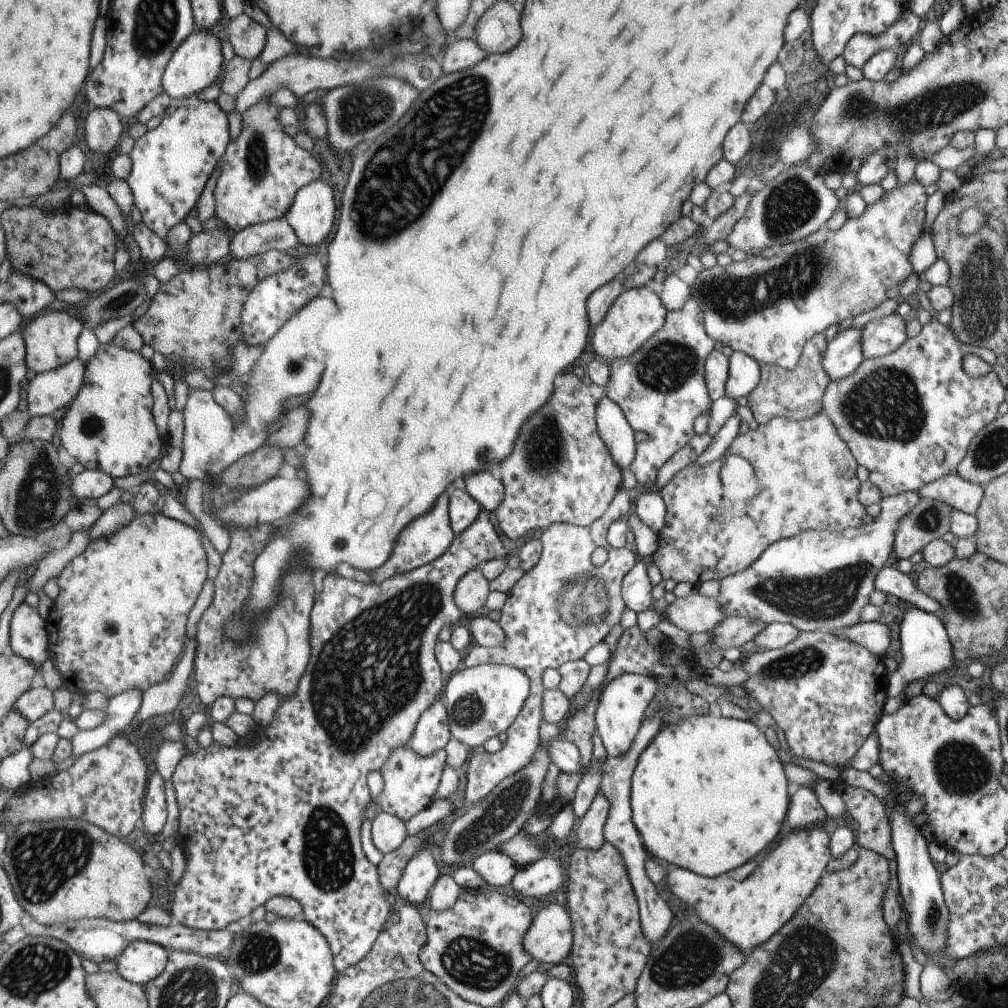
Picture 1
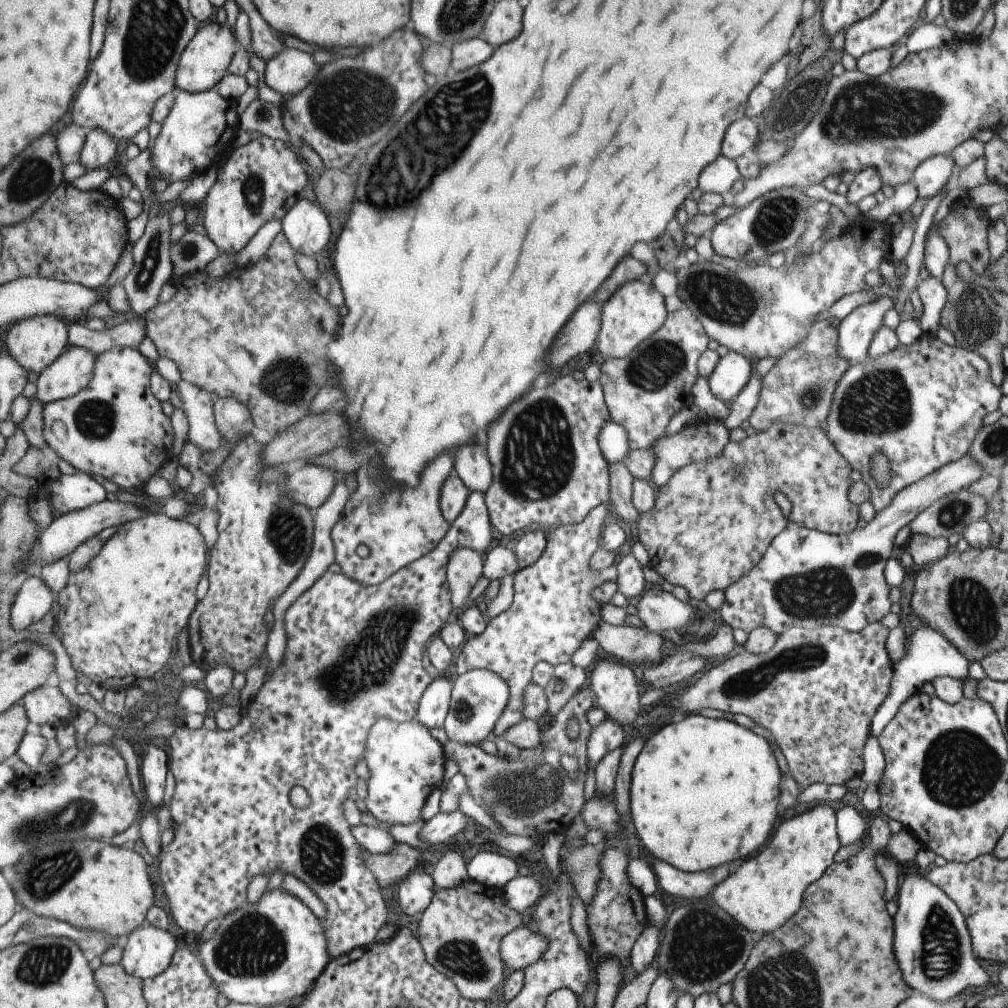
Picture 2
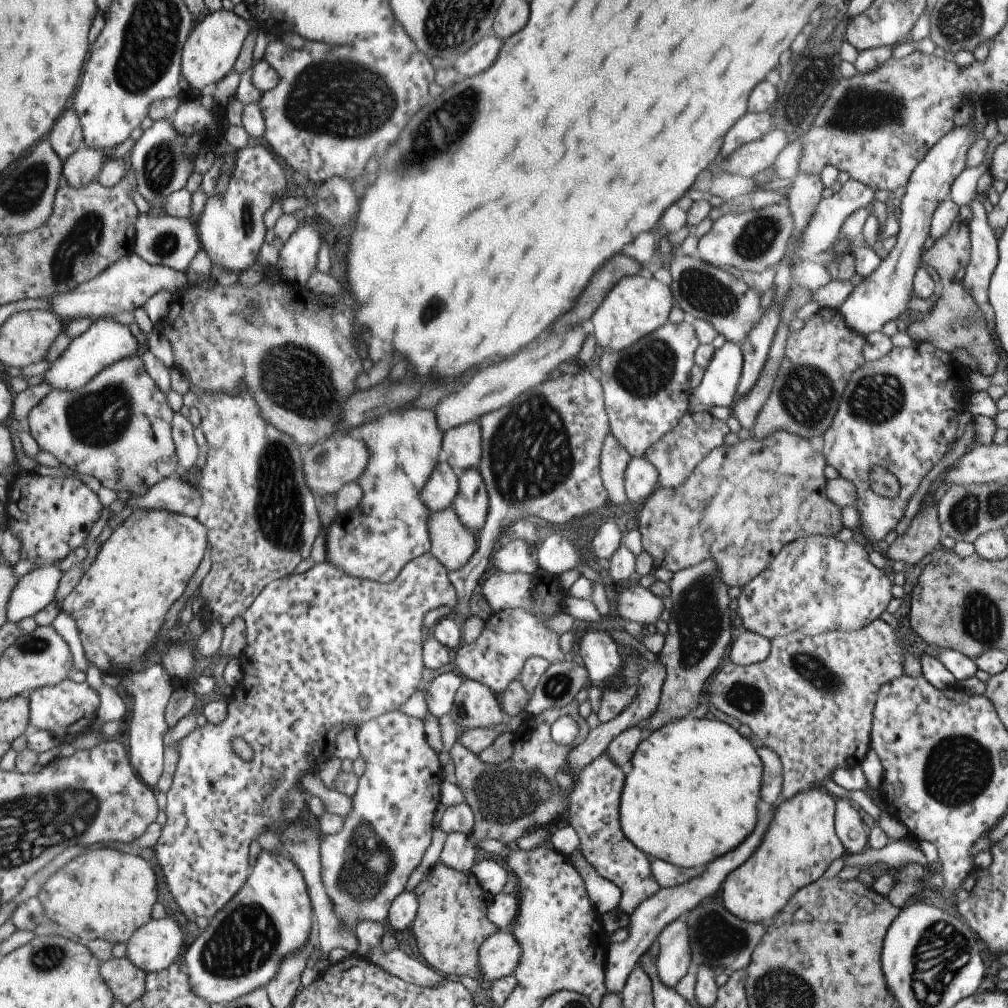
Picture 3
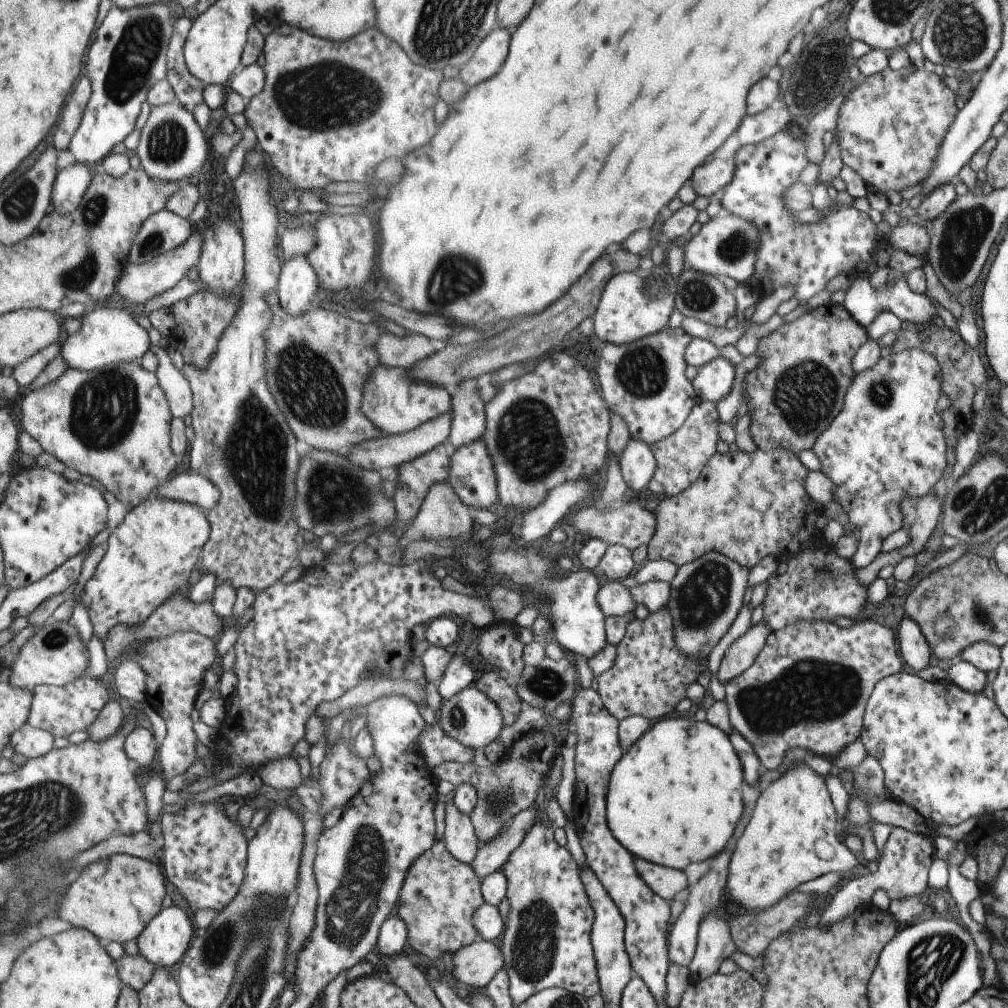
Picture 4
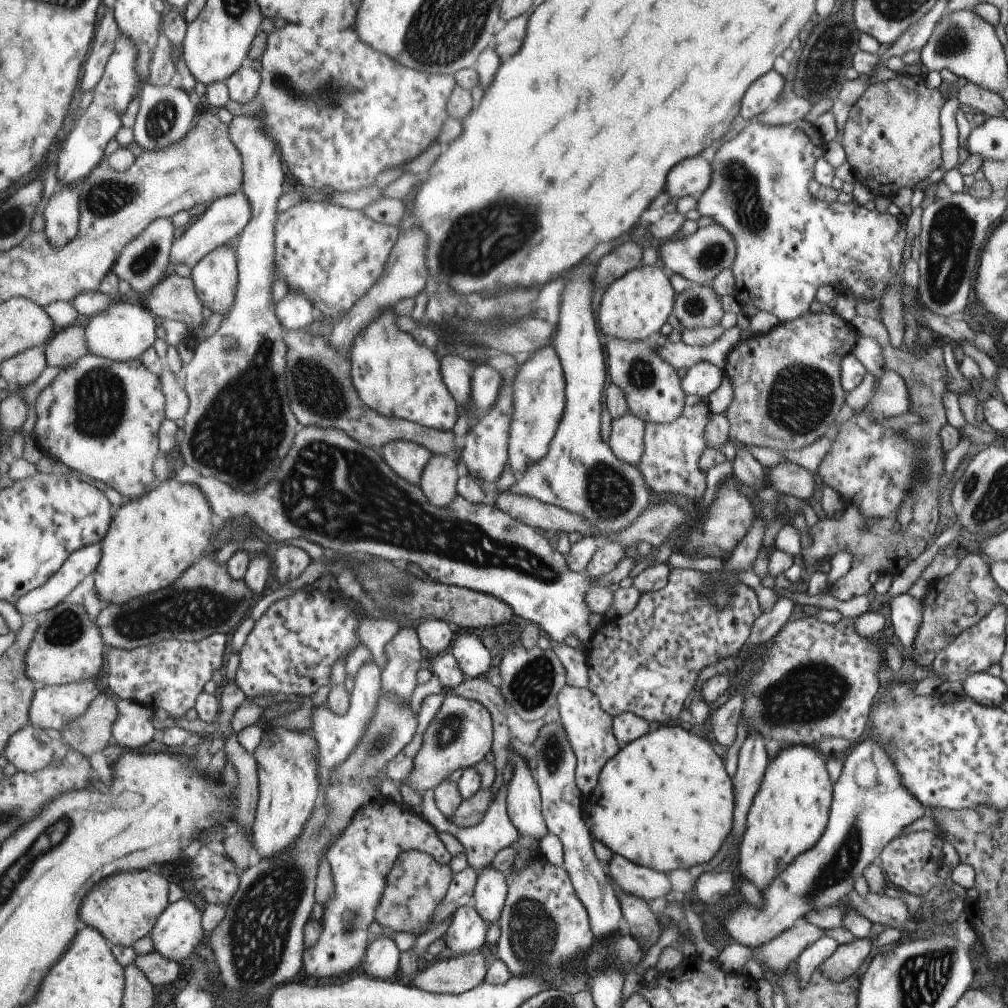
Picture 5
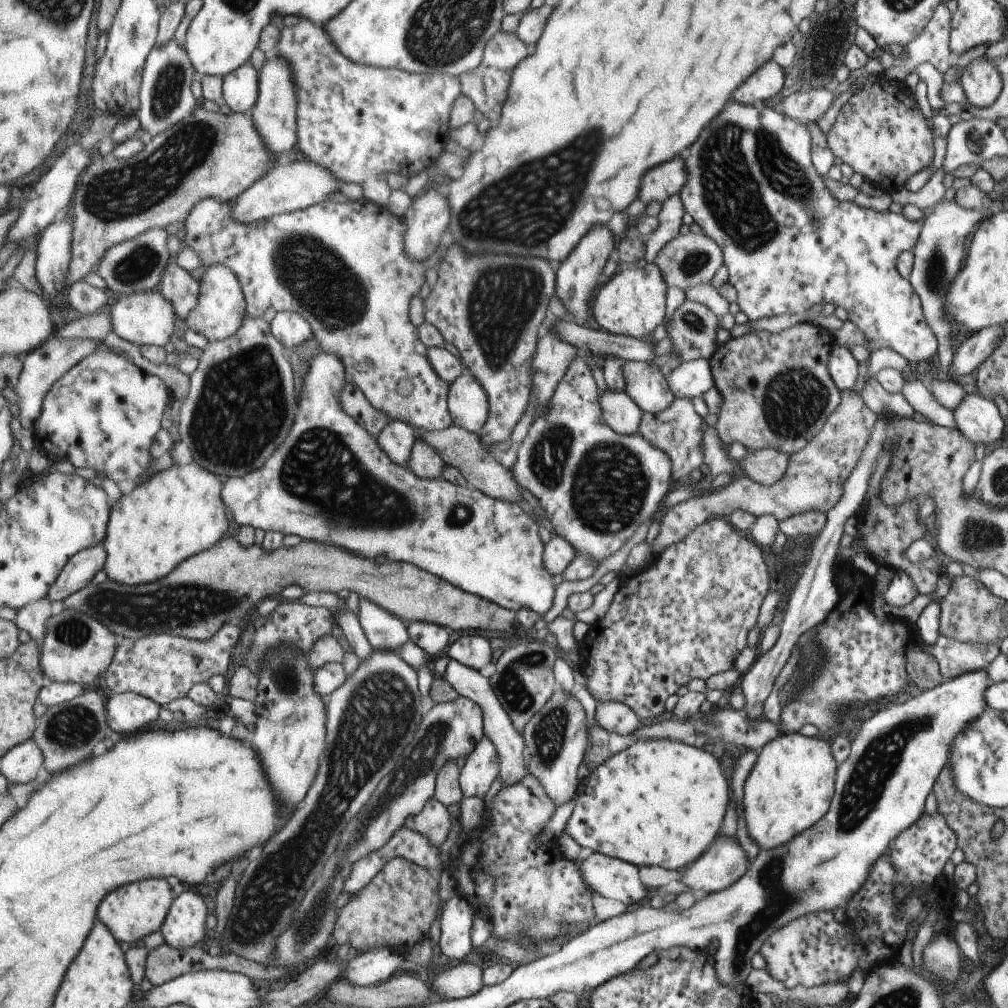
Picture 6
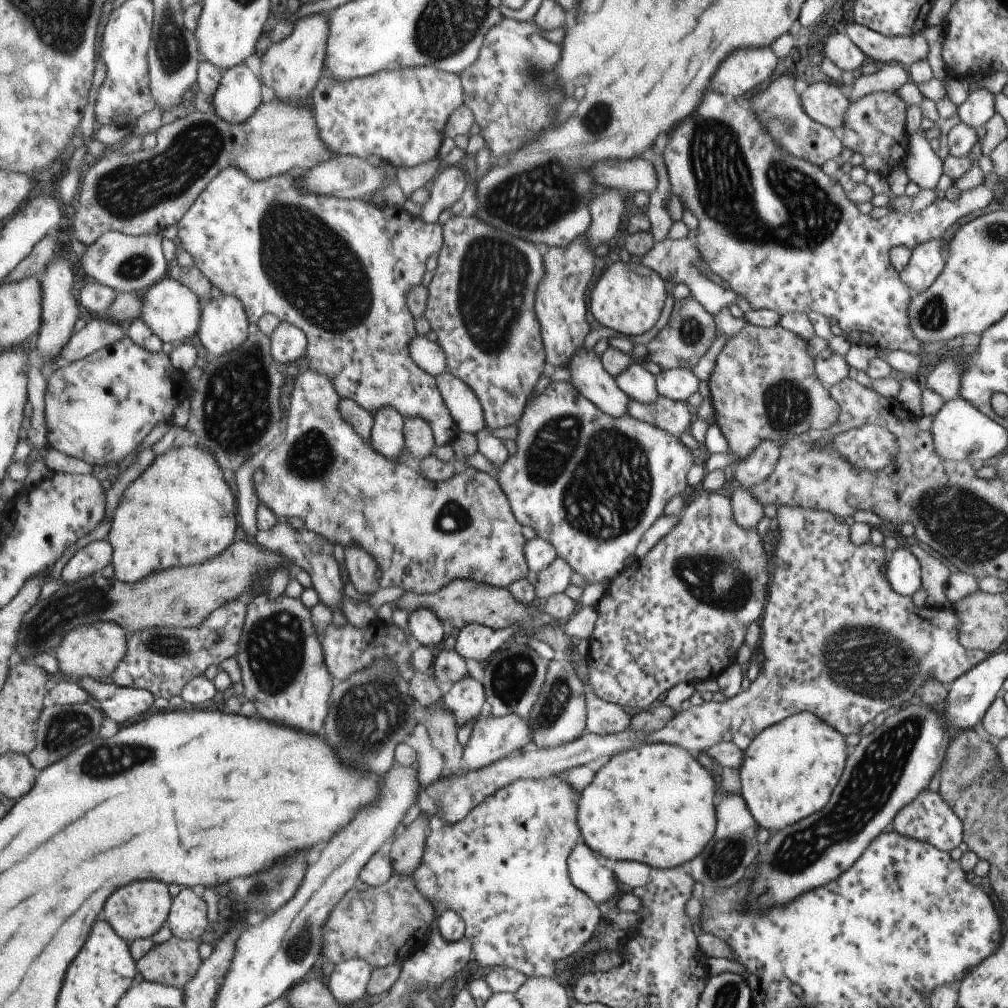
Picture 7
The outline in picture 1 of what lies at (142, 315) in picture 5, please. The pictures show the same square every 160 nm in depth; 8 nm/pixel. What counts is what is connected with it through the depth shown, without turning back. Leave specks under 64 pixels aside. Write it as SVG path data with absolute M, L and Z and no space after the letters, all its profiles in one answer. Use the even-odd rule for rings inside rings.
M73 359L54 371L39 373L27 384L26 399L32 417L49 416L73 402L86 383L86 362Z

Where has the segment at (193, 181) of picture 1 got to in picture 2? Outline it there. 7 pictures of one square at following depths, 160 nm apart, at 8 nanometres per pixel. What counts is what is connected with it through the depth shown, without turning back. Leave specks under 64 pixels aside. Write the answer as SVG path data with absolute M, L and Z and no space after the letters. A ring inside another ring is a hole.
M177 88L175 95L173 108L151 146L156 167L169 184L177 180L190 182L203 170L210 168L219 147L225 143L227 137L225 132L234 130L229 134L236 135L240 122L240 114L237 114L235 109L231 110L231 102L224 99L216 88L202 93Z

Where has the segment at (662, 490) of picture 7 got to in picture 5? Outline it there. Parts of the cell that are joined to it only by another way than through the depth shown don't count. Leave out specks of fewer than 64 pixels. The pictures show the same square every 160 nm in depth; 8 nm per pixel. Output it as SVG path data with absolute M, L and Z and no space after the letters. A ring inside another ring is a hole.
M585 262L567 272L567 280L563 280L555 338L550 346L558 354L565 370L565 410L547 456L541 458L539 464L533 464L527 476L518 478L517 484L510 489L515 494L579 514L581 518L585 516L587 524L595 530L615 534L627 528L653 498L638 468L615 458L607 442L599 436L599 412L601 394L604 394L606 386L606 369L591 316L593 272L595 262Z

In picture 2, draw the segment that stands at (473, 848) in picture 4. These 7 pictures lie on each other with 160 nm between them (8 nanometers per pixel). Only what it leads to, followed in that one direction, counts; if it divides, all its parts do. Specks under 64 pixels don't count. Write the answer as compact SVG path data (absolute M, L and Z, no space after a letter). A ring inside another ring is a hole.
M458 849L446 850L446 853L432 868L436 888L455 888L470 879L468 860Z

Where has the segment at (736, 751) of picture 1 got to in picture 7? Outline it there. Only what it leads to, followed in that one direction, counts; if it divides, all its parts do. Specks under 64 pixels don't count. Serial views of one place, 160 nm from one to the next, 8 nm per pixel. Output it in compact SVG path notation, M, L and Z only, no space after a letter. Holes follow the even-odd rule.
M642 743L616 753L595 767L593 780L580 792L578 828L582 843L609 860L633 860L651 869L668 870L687 865L713 837L718 799L715 781L694 755L676 745Z

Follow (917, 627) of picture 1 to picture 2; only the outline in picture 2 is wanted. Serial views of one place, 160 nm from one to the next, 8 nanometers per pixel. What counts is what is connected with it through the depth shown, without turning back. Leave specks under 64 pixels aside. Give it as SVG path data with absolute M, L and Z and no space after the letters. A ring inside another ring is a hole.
M921 625L907 639L907 646L903 658L893 664L893 674L889 683L888 695L876 708L875 714L870 720L870 736L877 738L879 733L891 717L895 714L899 705L919 690L923 682L932 682L935 677L951 677L962 681L967 677L968 660L943 638L938 632Z

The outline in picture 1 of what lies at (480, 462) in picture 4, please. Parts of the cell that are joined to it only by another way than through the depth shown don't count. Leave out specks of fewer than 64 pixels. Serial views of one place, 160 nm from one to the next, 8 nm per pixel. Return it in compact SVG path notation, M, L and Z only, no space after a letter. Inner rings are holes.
M483 509L477 520L471 525L467 527L467 530L460 532L454 538L454 543L450 546L450 550L446 552L445 555L440 556L437 560L434 560L433 563L426 564L425 566L416 568L415 570L406 572L402 575L397 575L387 580L384 580L380 583L367 583L367 582L357 582L357 580L349 580L349 578L343 578L343 576L337 576L337 574L329 574L329 576L325 576L322 580L322 589L318 595L316 601L314 601L314 605L312 611L310 612L310 621L311 621L311 650L312 655L310 658L310 662L307 665L305 675L302 676L301 683L299 683L298 691L292 696L287 697L284 701L280 701L278 708L276 709L273 720L266 726L257 725L255 726L255 730L249 734L247 737L239 738L238 741L233 746L223 746L219 744L219 742L212 742L212 745L209 745L206 748L197 747L194 752L188 752L177 765L175 772L172 776L172 782L174 784L177 798L178 798L178 805L180 808L180 827L178 830L178 845L181 846L183 849L183 854L185 855L185 865L186 869L182 874L182 877L174 887L174 902L172 904L171 913L175 920L175 922L179 922L181 924L187 925L188 927L199 929L202 931L218 931L219 929L225 928L225 926L229 926L231 922L241 922L245 923L249 920L249 914L253 912L253 908L257 908L257 906L264 906L264 904L273 897L276 896L288 896L291 898L296 898L303 906L304 906L304 916L303 918L307 919L311 924L314 924L326 937L327 940L330 941L331 950L334 952L334 963L338 967L338 972L342 973L354 964L361 963L363 959L366 958L367 955L373 951L374 944L377 942L379 935L382 934L383 926L385 923L389 923L389 916L392 914L392 897L384 889L382 881L380 880L380 874L378 871L378 865L373 865L369 862L369 858L367 858L367 854L365 854L365 850L363 850L363 842L361 842L361 824L363 824L363 820L365 820L365 808L369 807L369 800L371 800L372 792L370 791L368 785L368 776L373 771L379 771L381 767L388 761L390 754L393 751L397 751L399 747L405 747L409 745L410 740L413 738L413 734L415 729L418 726L419 719L422 718L422 714L427 712L428 708L437 700L443 699L439 697L441 694L441 690L443 690L443 675L444 672L441 672L441 665L439 664L438 658L436 656L436 646L438 643L437 634L445 628L445 626L450 626L451 628L456 626L459 623L459 620L464 619L464 613L462 609L459 608L455 600L455 591L457 591L458 584L461 582L463 576L469 574L469 572L473 571L474 568L482 566L484 563L489 562L491 559L498 559L498 558L505 558L507 556L507 550L505 550L505 544L501 542L501 538L499 538L499 534L497 534L497 530L495 530L495 526L493 526L493 522L491 522L491 516L489 516L490 510Z

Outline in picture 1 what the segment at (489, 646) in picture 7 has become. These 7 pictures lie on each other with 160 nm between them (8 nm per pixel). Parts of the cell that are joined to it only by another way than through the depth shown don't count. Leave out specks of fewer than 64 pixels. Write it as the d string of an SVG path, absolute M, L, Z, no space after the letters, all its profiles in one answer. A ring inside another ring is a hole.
M437 699L419 719L413 738L412 747L423 756L429 756L445 749L451 740L450 716L443 699Z

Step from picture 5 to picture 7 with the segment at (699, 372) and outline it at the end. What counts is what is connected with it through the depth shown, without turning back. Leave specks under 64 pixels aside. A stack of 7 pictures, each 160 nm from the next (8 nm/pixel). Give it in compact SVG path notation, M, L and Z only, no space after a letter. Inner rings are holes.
M691 368L667 369L655 375L655 390L664 398L686 402L697 393L699 382Z

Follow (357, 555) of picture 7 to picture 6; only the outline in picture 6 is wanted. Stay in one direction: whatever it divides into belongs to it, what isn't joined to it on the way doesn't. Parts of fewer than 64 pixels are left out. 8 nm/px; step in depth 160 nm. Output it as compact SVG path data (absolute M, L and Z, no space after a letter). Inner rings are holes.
M359 596L358 615L375 649L389 649L399 653L401 646L410 639L410 632L402 619L367 597Z

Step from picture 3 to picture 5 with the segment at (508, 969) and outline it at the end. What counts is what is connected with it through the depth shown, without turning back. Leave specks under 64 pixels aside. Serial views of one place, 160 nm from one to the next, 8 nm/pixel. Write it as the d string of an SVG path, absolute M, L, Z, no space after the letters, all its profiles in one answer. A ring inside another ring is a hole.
M467 952L424 967L422 974L415 976L410 983L403 978L399 980L434 994L459 995L485 983L488 970L485 958L479 952Z

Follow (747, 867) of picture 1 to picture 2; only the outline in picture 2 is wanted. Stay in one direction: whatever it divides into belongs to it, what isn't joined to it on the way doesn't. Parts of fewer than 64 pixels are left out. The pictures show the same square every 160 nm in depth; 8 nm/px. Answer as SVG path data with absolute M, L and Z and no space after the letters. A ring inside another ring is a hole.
M649 858L649 866L654 871L659 888L667 894L671 894L671 896L687 898L688 900L705 896L730 872L733 872L735 868L739 868L741 862L743 860L732 860L718 867L689 872L675 868L662 860Z

